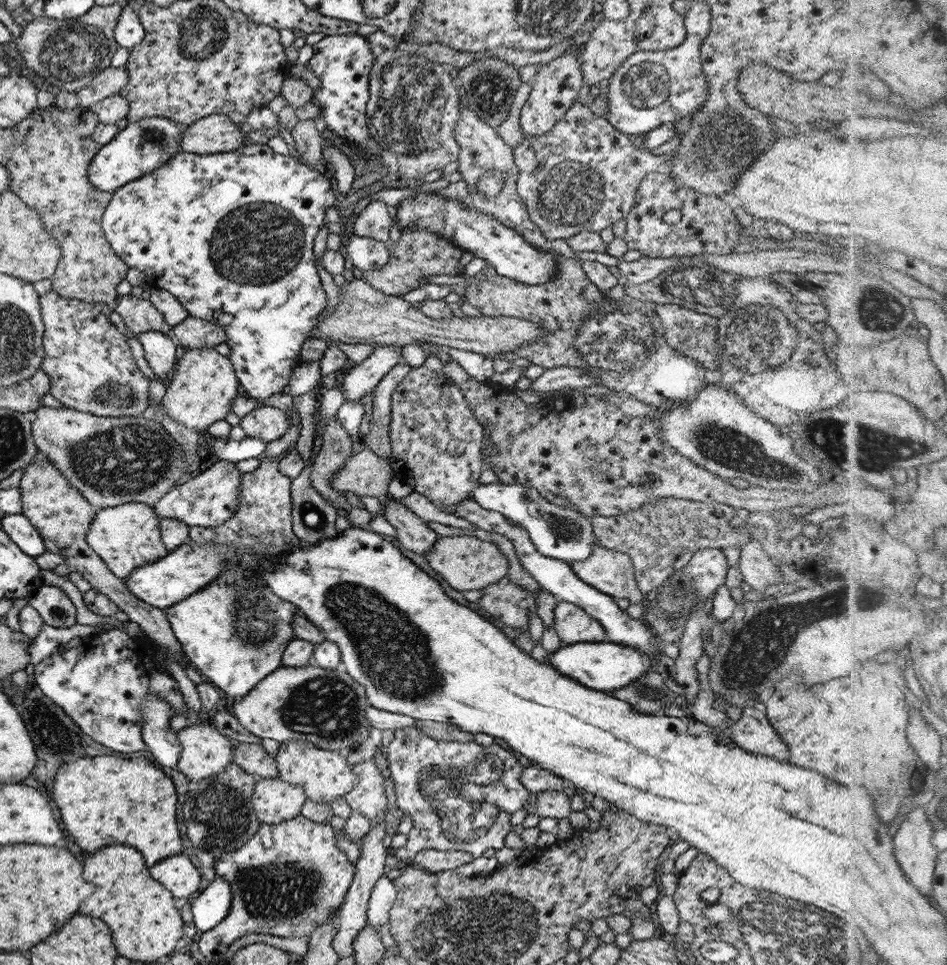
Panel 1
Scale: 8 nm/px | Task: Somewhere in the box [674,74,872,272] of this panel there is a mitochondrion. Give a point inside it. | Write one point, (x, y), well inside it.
(728, 136)

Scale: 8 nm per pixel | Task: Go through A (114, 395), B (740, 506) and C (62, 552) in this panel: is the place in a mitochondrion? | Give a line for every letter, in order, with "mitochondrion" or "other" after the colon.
A: mitochondrion
B: other
C: other

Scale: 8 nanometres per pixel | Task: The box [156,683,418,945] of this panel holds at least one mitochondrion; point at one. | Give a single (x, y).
(287, 892)

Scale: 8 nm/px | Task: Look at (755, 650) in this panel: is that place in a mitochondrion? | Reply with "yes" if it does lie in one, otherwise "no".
yes

